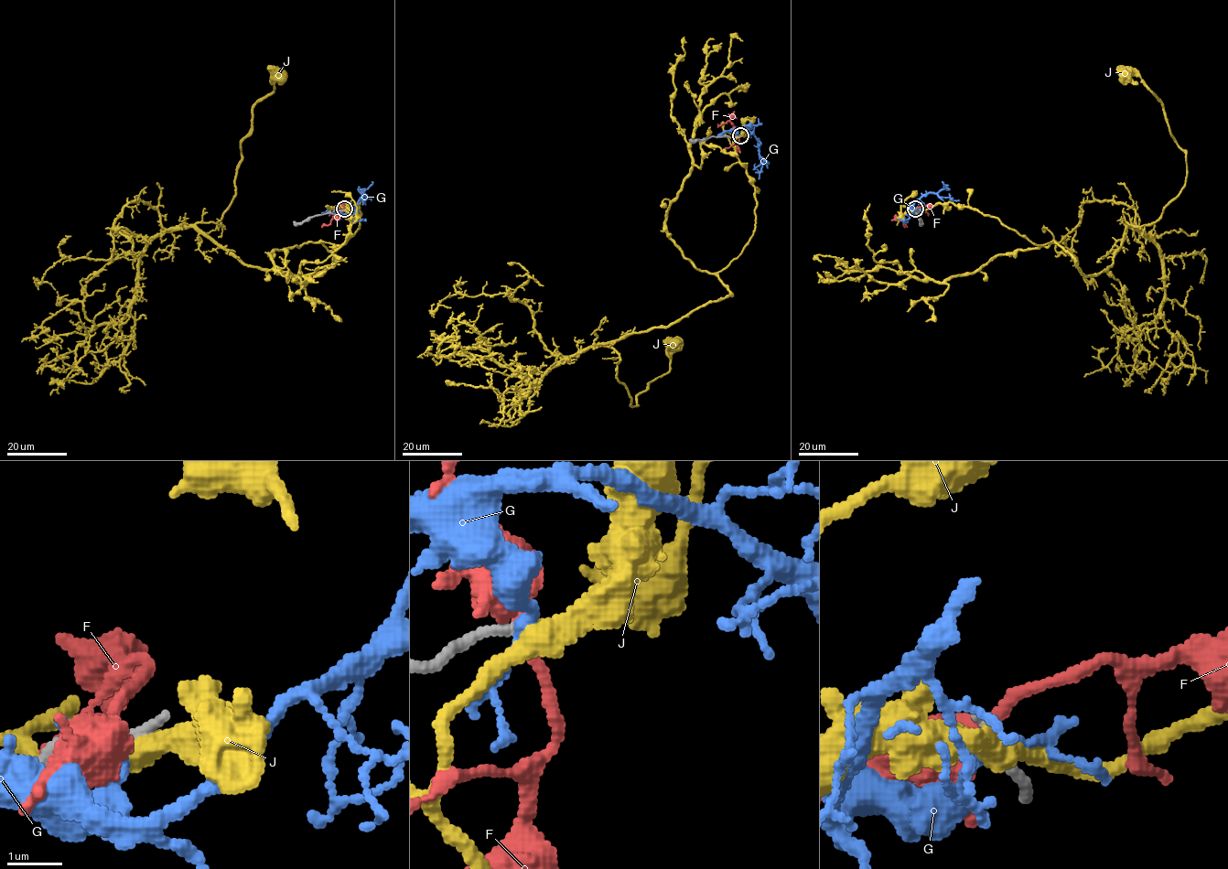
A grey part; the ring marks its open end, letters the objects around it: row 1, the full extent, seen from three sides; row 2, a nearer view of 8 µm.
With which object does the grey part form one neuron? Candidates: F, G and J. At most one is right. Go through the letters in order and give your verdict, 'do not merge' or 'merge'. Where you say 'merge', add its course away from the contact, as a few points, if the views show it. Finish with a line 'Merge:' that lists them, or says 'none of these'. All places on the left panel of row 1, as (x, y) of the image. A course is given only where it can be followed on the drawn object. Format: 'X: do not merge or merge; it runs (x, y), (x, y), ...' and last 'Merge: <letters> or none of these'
F: do not merge
G: do not merge
J: do not merge
Merge: none of these

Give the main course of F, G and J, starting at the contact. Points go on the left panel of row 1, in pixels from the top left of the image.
F: (341, 209), (328, 225), (321, 227)
G: (341, 210), (341, 214), (346, 214), (363, 193), (368, 197), (363, 200)
J: (342, 209), (360, 227), (321, 241), (336, 260), (307, 275), (242, 263), (196, 224), (223, 227), (276, 69)

